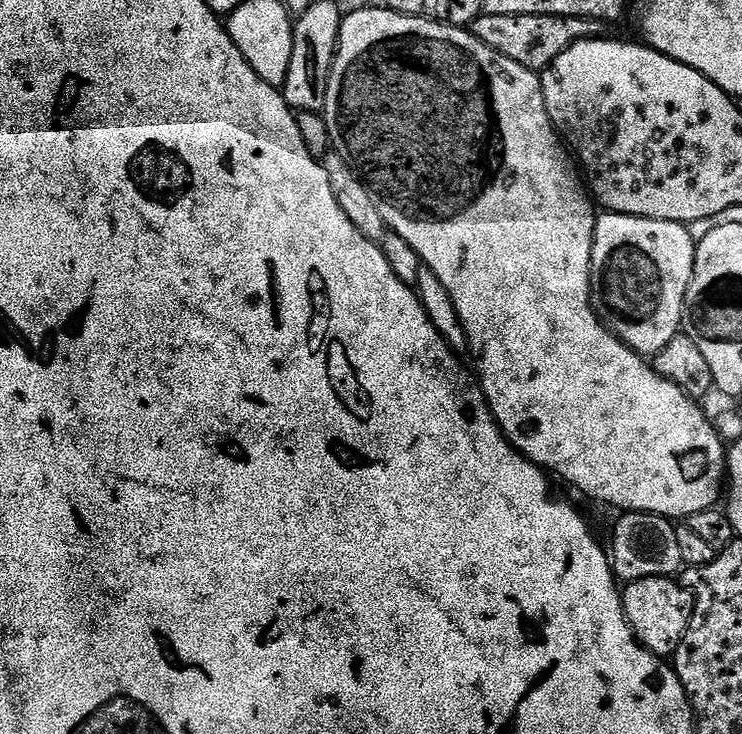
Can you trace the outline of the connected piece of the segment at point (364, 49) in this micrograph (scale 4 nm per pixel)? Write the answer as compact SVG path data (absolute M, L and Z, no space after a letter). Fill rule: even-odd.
M383 6L360 8L357 12L350 13L349 16L347 13L340 25L340 47L336 49L330 82L326 86L326 102L324 103L322 115L326 122L326 130L330 134L331 151L337 152L351 168L355 168L360 176L360 181L364 183L366 190L370 194L370 199L374 201L378 214L382 214L385 229L390 232L396 232L398 238L406 238L406 242L410 242L410 246L414 246L421 265L434 270L434 274L438 274L438 282L442 282L442 286L446 286L446 294L450 294L450 302L454 302L454 310L458 310L458 318L466 330L466 338L470 345L470 356L476 359L474 372L478 377L480 388L484 392L488 408L492 411L492 416L497 424L500 425L500 429L503 430L504 437L527 460L532 460L534 463L539 464L541 468L547 470L553 477L561 476L566 483L573 484L582 495L589 496L592 500L600 499L602 503L609 504L612 508L620 508L619 510L649 512L655 516L667 516L669 518L677 518L676 516L686 518L690 514L698 514L698 510L717 507L718 501L716 499L719 496L721 499L722 489L726 484L726 445L721 440L720 435L717 434L715 423L710 419L710 416L708 420L707 414L700 409L701 405L697 401L693 400L691 396L687 396L678 386L674 386L674 382L659 376L655 367L640 353L634 351L633 348L627 348L602 323L600 317L597 316L592 308L592 247L594 246L594 230L596 229L598 212L594 207L594 200L590 195L589 189L582 183L581 173L578 171L565 141L561 139L556 129L552 127L552 119L548 116L546 102L544 101L544 85L537 73L531 72L526 66L518 66L518 62L510 62L510 58L490 50L490 46L478 42L478 38L474 38L471 31L465 30L463 27L441 24L439 20L427 20L425 16L407 16Z

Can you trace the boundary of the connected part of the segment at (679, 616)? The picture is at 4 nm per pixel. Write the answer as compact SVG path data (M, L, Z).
M671 576L629 580L623 585L624 613L640 645L655 656L675 657L678 646L690 626L696 599L679 579Z

